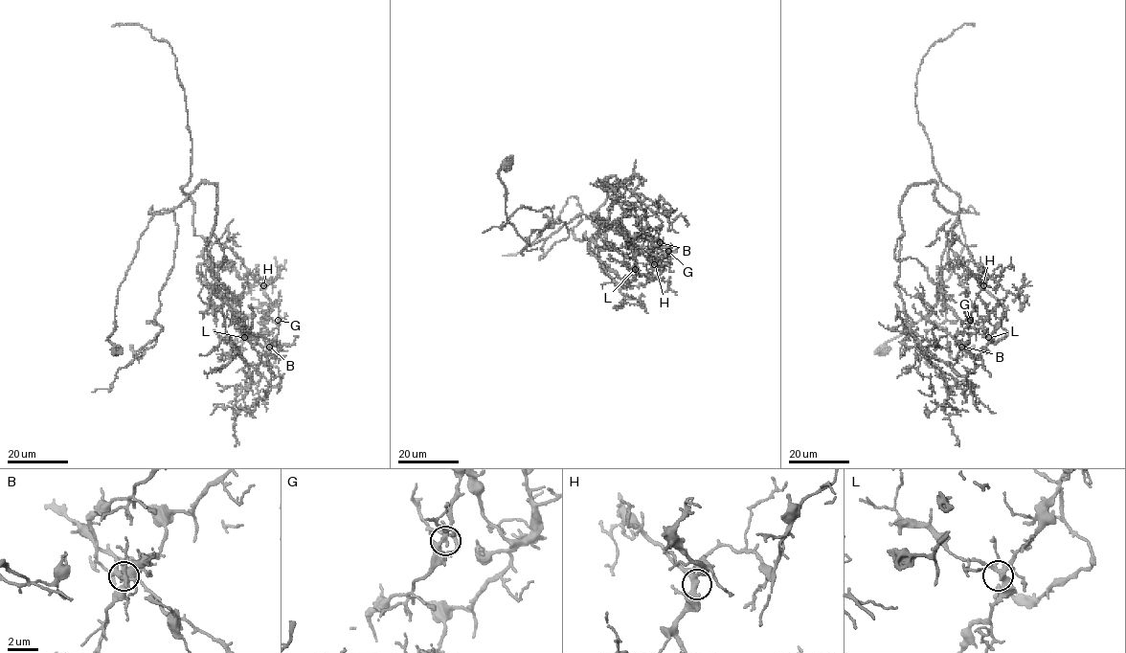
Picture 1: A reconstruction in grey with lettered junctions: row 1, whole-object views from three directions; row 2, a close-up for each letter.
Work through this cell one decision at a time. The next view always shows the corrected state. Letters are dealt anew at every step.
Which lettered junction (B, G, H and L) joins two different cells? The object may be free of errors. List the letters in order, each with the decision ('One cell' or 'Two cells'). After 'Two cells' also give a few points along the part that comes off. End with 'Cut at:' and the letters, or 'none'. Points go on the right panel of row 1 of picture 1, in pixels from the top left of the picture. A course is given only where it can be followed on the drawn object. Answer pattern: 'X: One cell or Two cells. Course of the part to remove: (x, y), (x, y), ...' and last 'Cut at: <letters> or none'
B: Two cells. Course of the part to remove: (961, 347), (987, 311), (982, 284), (950, 248), (959, 200), (934, 165), (915, 82), (935, 42), (974, 26)
G: One cell
H: One cell
L: One cell
Cut at: B

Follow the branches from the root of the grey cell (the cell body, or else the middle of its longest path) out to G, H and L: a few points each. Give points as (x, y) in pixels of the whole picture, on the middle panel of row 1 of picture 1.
G: (506, 164), (506, 213), (529, 246), (590, 218), (606, 177), (607, 194), (668, 251)
H: (506, 164), (506, 213), (529, 246), (590, 218), (615, 175), (607, 223), (595, 221), (654, 264)
L: (506, 164), (506, 213), (529, 246), (590, 218), (615, 175), (588, 250), (625, 287), (635, 269)

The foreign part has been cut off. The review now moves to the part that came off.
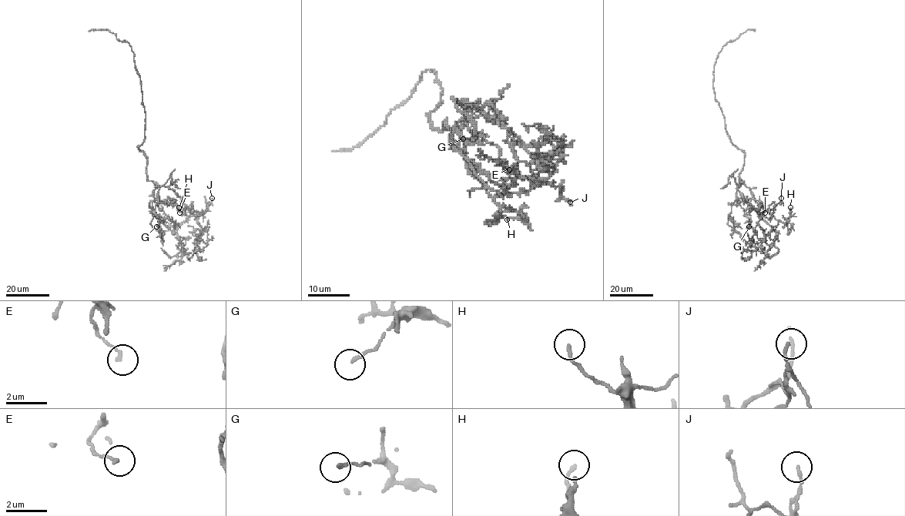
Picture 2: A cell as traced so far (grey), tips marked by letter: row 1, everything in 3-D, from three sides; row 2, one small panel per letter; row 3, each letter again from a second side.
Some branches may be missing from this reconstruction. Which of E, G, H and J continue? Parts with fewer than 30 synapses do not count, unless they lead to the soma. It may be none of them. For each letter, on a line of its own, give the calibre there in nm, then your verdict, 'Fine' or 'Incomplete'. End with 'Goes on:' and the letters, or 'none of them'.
E: Thickness 150 nm. Fine
G: Thickness 160 nm. Fine
H: Thickness 150 nm. Fine
J: Thickness 130 nm. Fine
Goes on: none of them

